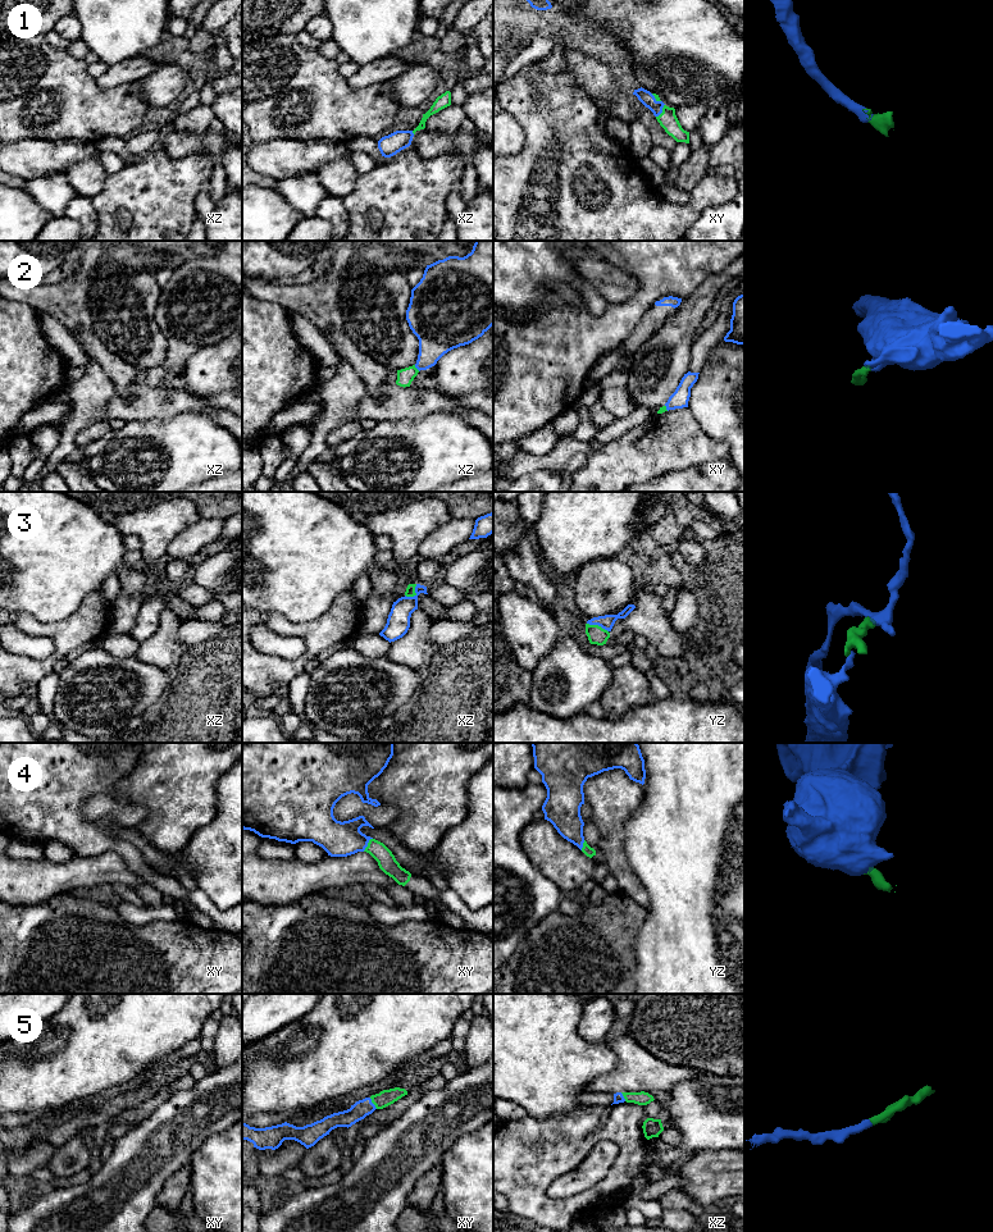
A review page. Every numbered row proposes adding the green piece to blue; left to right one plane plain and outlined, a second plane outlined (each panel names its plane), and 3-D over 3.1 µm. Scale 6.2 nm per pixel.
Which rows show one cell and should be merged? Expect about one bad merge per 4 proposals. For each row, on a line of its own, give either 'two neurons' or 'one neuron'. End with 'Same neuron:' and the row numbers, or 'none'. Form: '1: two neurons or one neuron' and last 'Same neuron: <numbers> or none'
1: one neuron
2: one neuron
3: two neurons
4: one neuron
5: one neuron
Same neuron: 1, 2, 4, 5

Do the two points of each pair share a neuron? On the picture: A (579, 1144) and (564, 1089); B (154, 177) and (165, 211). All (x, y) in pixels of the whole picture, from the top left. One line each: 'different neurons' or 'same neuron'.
A: different neurons
B: same neuron

